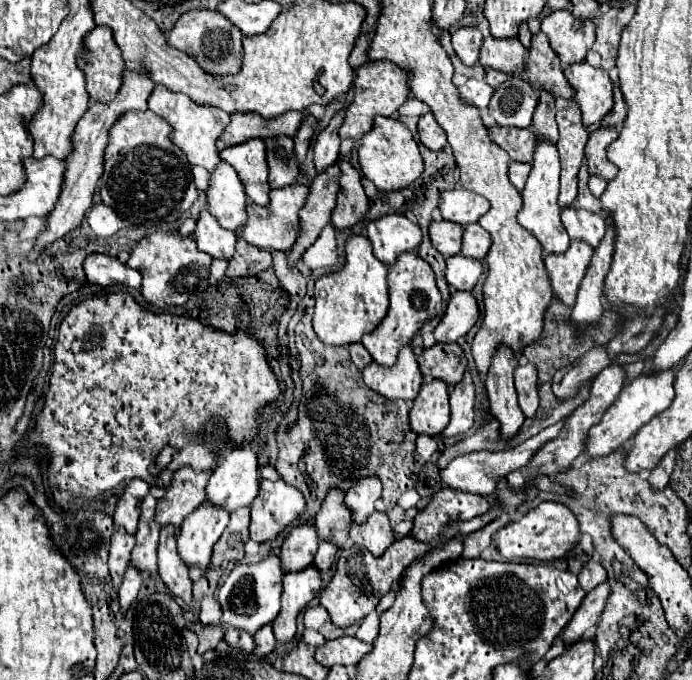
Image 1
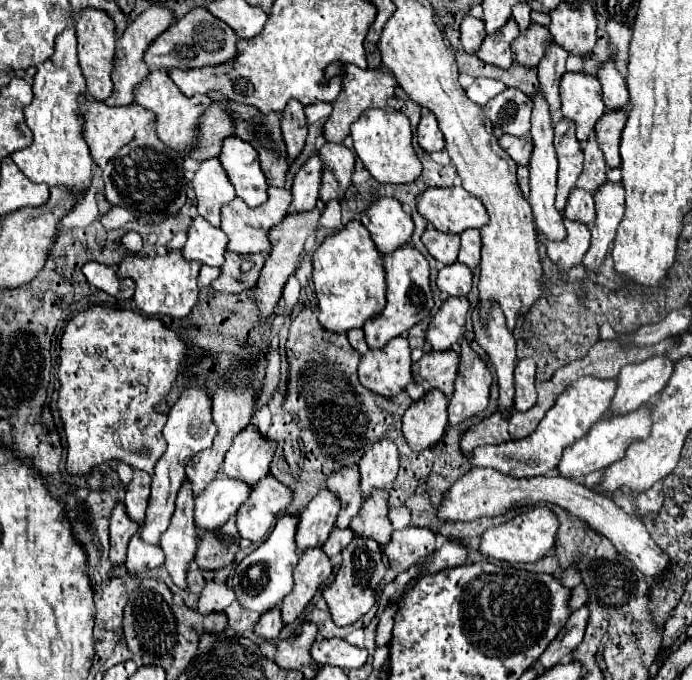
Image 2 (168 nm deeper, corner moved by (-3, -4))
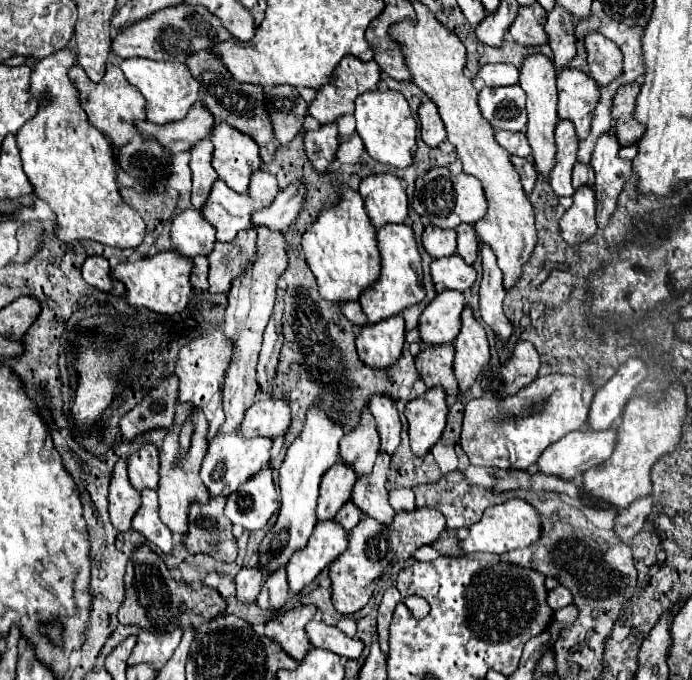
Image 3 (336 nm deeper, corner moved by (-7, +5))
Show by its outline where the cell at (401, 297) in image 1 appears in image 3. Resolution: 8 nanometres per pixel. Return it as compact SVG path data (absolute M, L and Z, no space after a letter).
M407 224L383 226L383 230L377 230L377 242L381 252L381 276L379 276L379 282L371 286L371 290L365 290L361 298L361 308L371 324L397 316L405 308L415 306L425 298L421 254L419 254L417 240L411 226Z

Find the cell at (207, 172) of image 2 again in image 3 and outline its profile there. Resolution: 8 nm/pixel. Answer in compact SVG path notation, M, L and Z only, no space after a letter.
M203 140L193 146L191 150L191 172L193 172L193 192L191 192L191 204L193 208L201 210L211 194L211 188L215 180L219 178L215 174L215 168L211 164L213 160L213 144L211 140Z

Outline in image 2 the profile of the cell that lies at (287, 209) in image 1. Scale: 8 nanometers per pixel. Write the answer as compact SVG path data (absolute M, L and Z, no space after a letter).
M269 187L267 195L269 195L267 203L263 203L255 209L247 207L247 203L243 203L243 199L239 199L239 197L235 197L235 201L221 207L221 229L229 239L227 251L235 251L235 253L243 253L243 255L251 255L251 253L259 253L259 251L265 251L265 253L271 251L267 231L285 217L287 207L291 203L291 193L287 189Z

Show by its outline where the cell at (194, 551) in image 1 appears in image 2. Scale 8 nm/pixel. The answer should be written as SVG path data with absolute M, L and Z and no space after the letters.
M219 473L207 489L195 497L197 527L203 531L221 527L233 513L237 513L247 495L251 495L251 487L247 487L247 483Z

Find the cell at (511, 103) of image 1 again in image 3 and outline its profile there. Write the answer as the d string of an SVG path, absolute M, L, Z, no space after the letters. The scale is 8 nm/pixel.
M519 84L505 88L483 88L479 92L481 114L491 122L495 130L525 130L525 100L527 96Z

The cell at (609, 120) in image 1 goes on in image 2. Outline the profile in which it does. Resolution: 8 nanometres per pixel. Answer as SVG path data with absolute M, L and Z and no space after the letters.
M605 61L599 71L597 79L603 87L603 103L609 111L613 109L627 109L629 107L629 91L627 83L615 67L615 61Z

